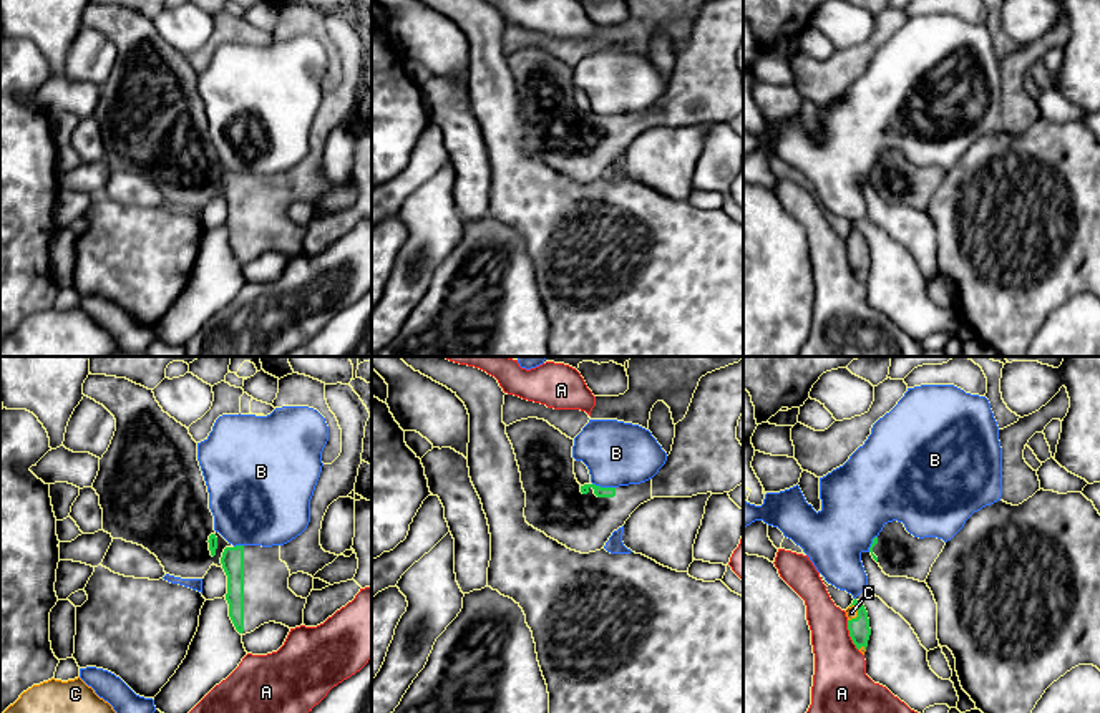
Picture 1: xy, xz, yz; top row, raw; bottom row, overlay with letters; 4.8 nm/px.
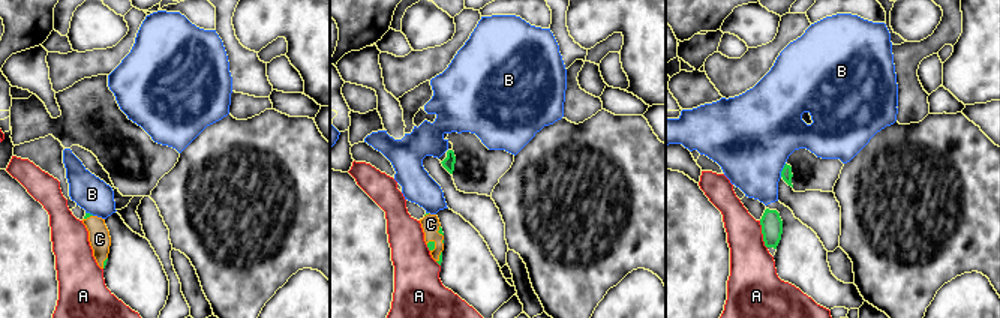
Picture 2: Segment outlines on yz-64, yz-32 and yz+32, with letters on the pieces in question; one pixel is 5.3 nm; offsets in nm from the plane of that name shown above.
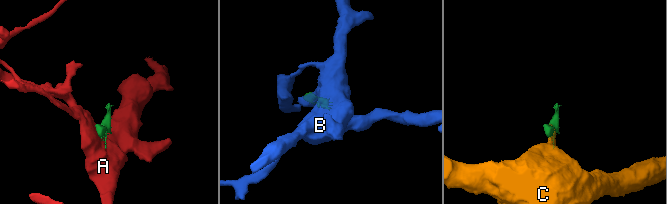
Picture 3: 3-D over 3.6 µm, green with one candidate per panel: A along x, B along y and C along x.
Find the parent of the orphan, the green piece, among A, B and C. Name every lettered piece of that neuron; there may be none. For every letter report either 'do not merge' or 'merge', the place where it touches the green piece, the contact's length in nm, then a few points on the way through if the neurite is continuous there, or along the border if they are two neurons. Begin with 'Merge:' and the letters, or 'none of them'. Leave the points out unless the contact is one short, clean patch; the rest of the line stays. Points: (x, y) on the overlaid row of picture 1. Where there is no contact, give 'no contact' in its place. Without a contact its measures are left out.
Merge: none of them
A: do not merge | yz (850, 635) | 160 nm | along yz (846, 620), (850, 639), (858, 650)
B: do not merge | xz (604, 488) | 110 nm
C: do not merge | yz (858, 614) | 90 nm | along yz (855, 604), (856, 615), (848, 620)

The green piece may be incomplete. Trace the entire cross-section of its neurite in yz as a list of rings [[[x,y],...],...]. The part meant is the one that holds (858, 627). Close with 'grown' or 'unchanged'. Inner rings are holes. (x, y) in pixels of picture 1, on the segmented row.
[[[856,599],[853,600],[851,605],[854,605],[858,609],[858,617],[848,620],[849,637],[858,650],[861,647],[866,650],[868,640],[871,635],[868,612],[866,612],[864,605]]]; unchanged

